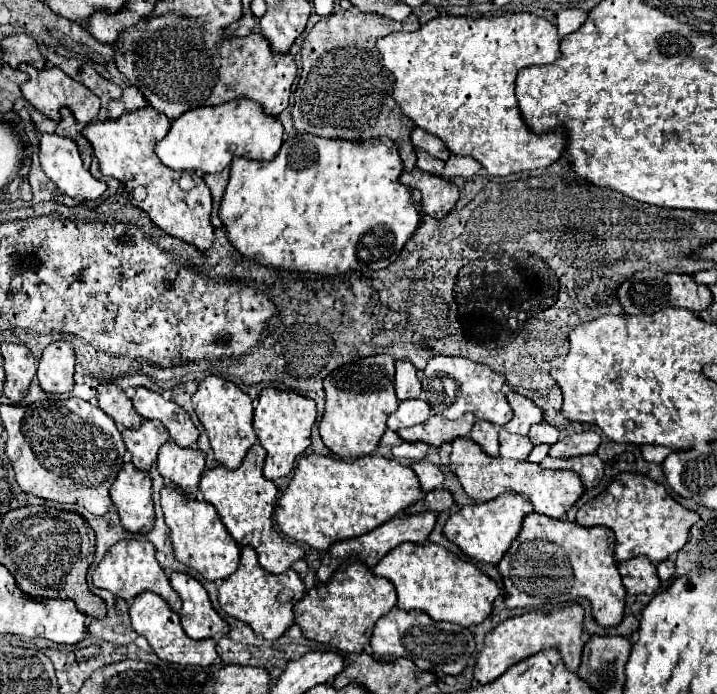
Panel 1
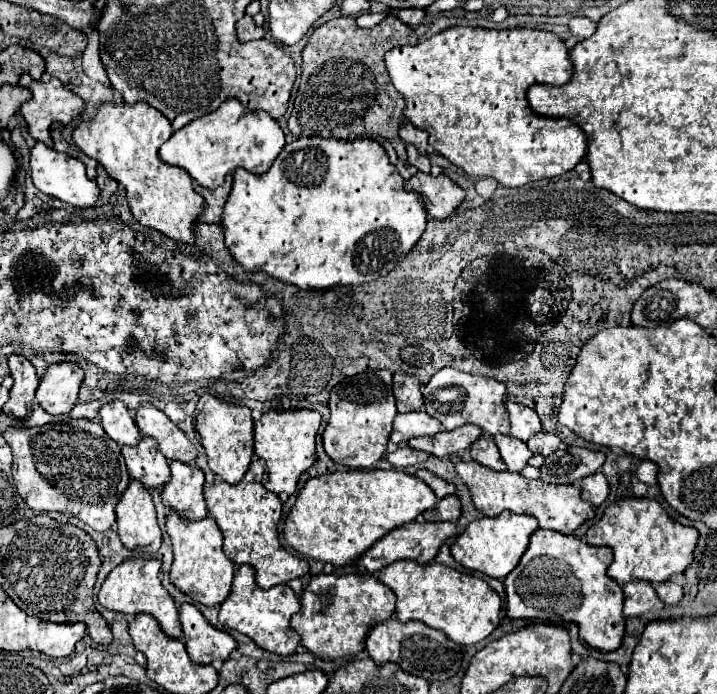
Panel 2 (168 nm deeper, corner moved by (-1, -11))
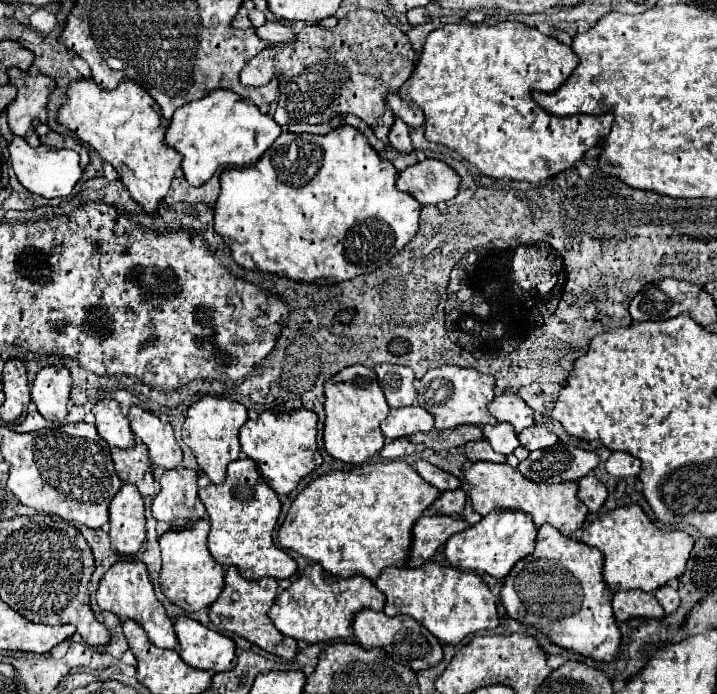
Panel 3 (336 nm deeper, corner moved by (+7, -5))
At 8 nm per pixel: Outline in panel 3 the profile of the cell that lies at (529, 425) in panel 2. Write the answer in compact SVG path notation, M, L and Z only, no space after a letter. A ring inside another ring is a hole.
M504 393L500 397L494 397L490 401L488 409L498 421L510 423L516 433L520 433L522 429L526 429L534 423L532 409L516 393Z

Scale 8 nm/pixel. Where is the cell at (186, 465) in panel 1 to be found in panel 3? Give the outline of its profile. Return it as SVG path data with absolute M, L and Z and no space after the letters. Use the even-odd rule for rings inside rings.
M154 467L152 475L160 483L160 493L152 501L156 521L168 523L172 529L182 529L206 517L204 503L198 497L198 473L194 469Z

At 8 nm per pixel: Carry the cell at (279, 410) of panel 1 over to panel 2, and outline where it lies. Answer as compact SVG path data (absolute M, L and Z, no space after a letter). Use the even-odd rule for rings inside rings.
M272 409L264 413L254 423L254 451L260 459L266 461L264 487L272 493L288 493L296 491L296 483L300 475L312 467L316 461L316 433L320 429L320 413L298 409L298 411L278 411Z

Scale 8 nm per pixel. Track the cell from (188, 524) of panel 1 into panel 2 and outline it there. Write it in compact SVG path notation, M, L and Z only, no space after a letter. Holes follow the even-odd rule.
M170 511L166 517L166 531L172 539L174 547L174 563L170 569L170 581L188 593L194 601L200 601L204 605L218 605L226 599L226 595L232 591L234 581L234 563L224 555L222 551L222 533L212 517L190 521L176 511Z

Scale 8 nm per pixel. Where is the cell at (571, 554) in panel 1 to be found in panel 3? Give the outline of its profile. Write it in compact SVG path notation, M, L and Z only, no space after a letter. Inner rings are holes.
M542 525L536 537L536 549L514 565L502 587L502 605L508 615L520 623L540 627L550 643L590 657L594 661L614 661L622 641L612 613L612 589L602 579L604 557L572 537L558 533L552 525Z

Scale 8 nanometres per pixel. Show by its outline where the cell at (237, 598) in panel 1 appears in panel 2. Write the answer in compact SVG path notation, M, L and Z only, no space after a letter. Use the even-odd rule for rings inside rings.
M240 565L234 575L232 593L220 605L220 625L248 635L258 647L270 653L292 655L296 651L296 645L300 643L300 635L296 635L296 631L292 631L290 627L290 617L296 611L300 611L300 599L288 585L260 589L256 587L256 571L252 571L252 567L248 565Z

